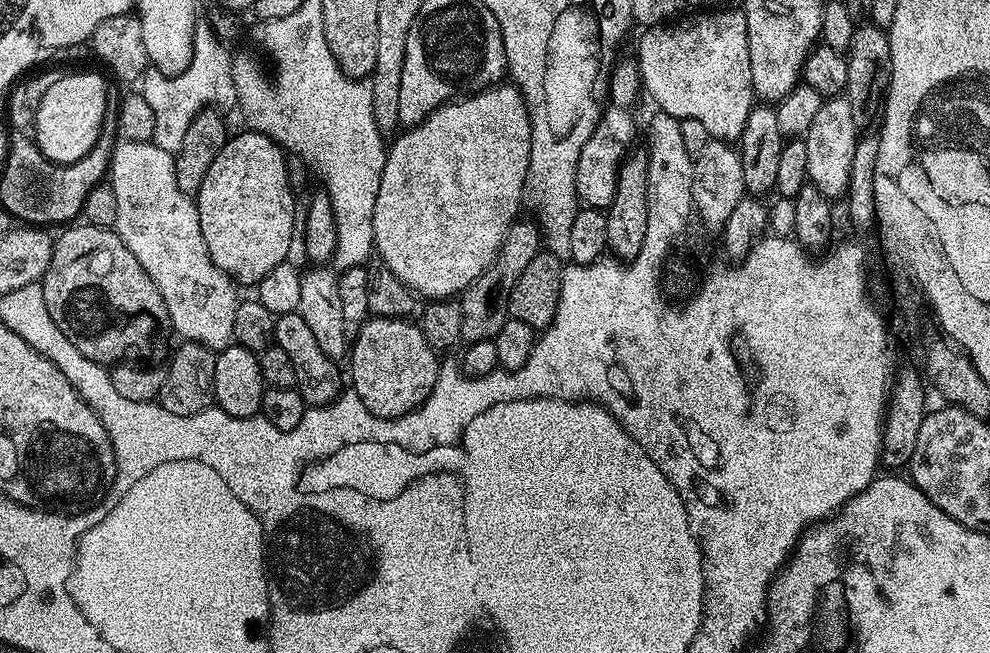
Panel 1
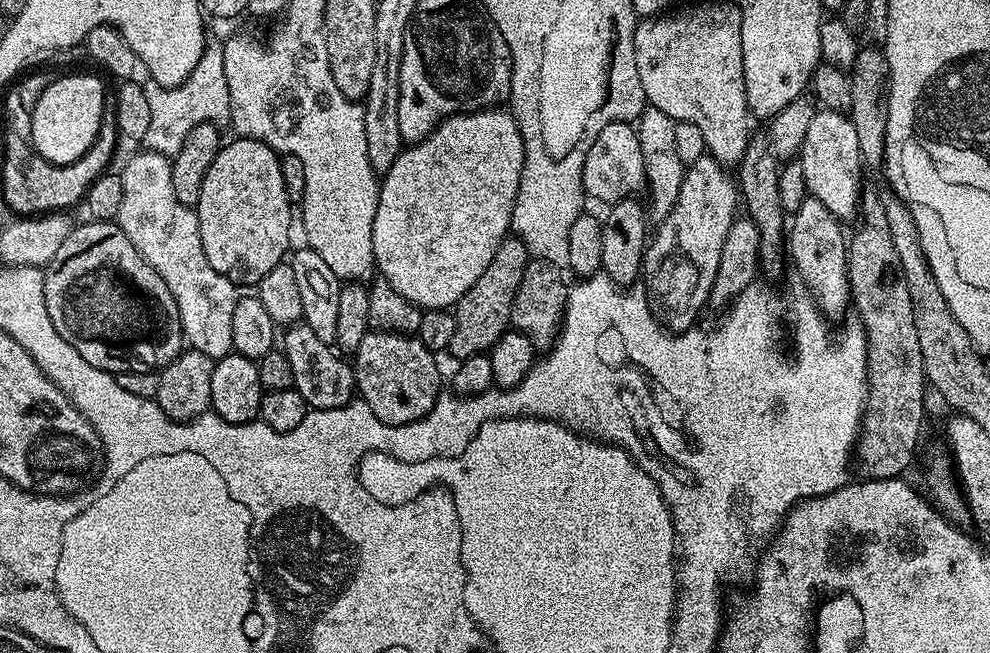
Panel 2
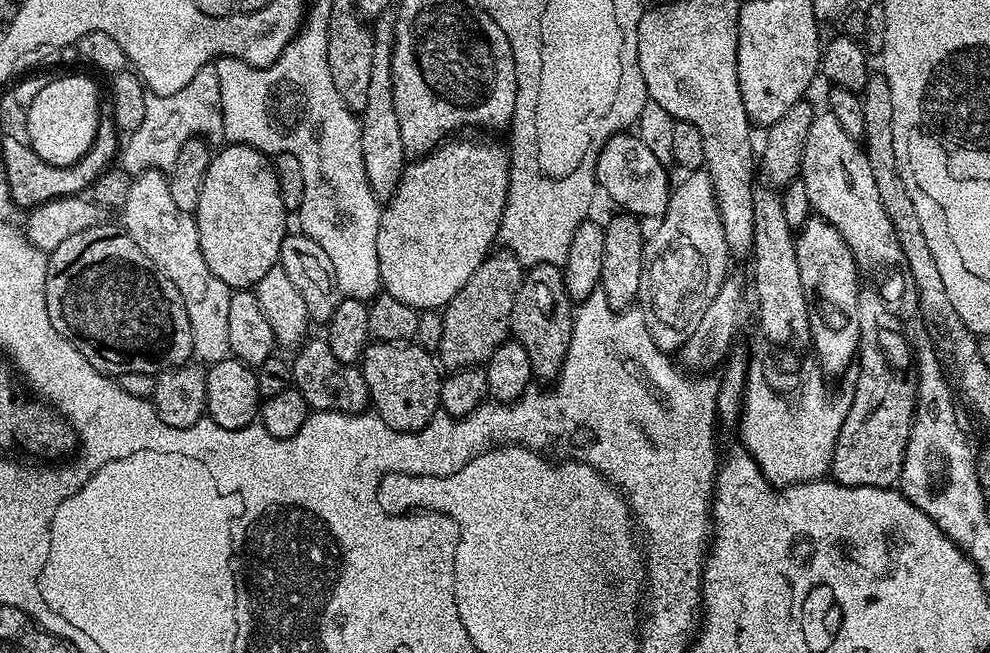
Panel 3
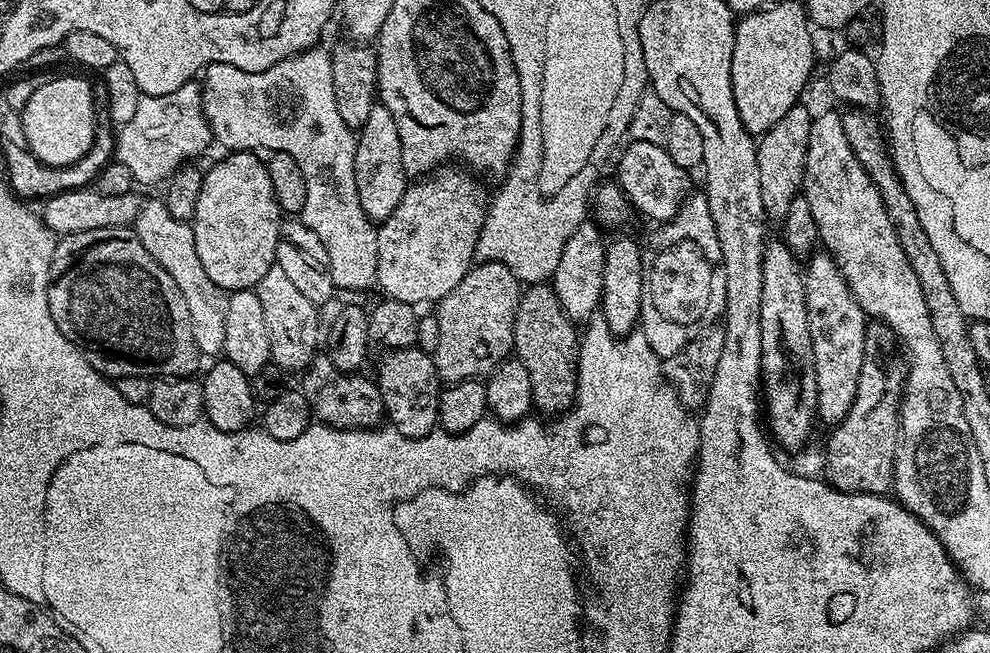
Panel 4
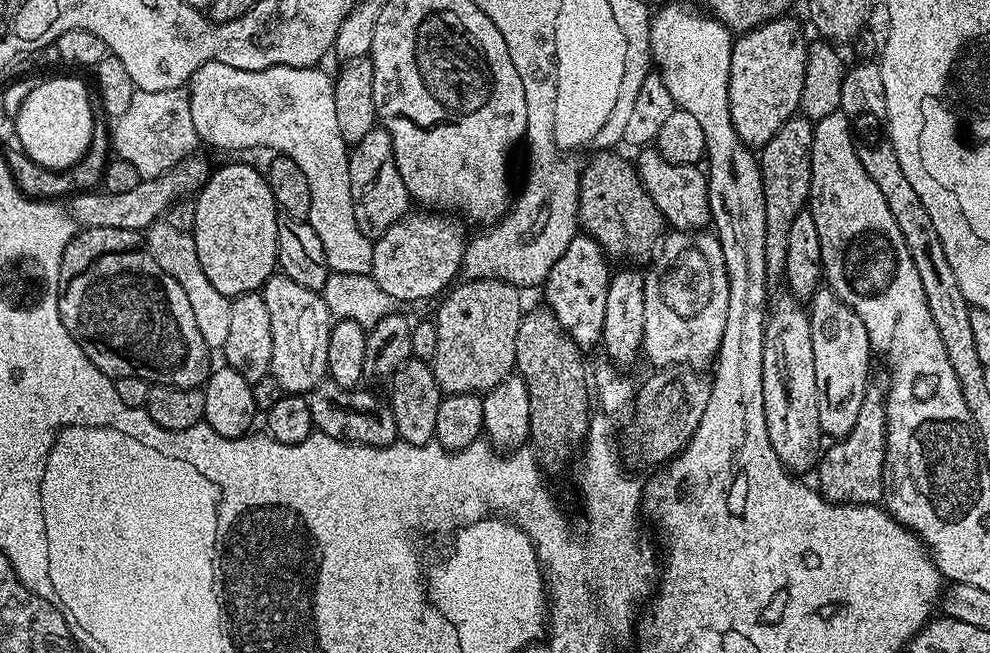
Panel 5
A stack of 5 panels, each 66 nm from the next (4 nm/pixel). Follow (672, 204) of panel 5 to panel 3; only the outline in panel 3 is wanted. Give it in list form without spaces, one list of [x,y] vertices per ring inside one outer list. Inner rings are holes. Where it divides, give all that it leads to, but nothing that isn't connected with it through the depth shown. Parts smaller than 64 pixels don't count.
[[[625,130],[610,137],[602,146],[596,162],[596,182],[601,193],[604,192],[617,204],[617,209],[637,218],[653,216],[659,218],[664,215],[670,195],[670,183],[664,173],[665,161],[655,156],[642,142],[639,135]]]

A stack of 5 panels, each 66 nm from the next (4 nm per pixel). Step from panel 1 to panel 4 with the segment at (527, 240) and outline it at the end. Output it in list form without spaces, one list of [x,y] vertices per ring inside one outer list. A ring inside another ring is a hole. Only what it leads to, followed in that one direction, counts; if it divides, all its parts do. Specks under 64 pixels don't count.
[[[486,260],[469,268],[462,282],[458,282],[458,286],[454,286],[454,290],[450,290],[450,294],[443,296],[435,305],[434,315],[438,322],[438,350],[434,354],[434,359],[436,372],[445,385],[457,384],[463,380],[487,378],[503,360],[513,355],[514,318],[518,310],[521,291],[522,282],[510,269],[502,266],[502,262]]]

